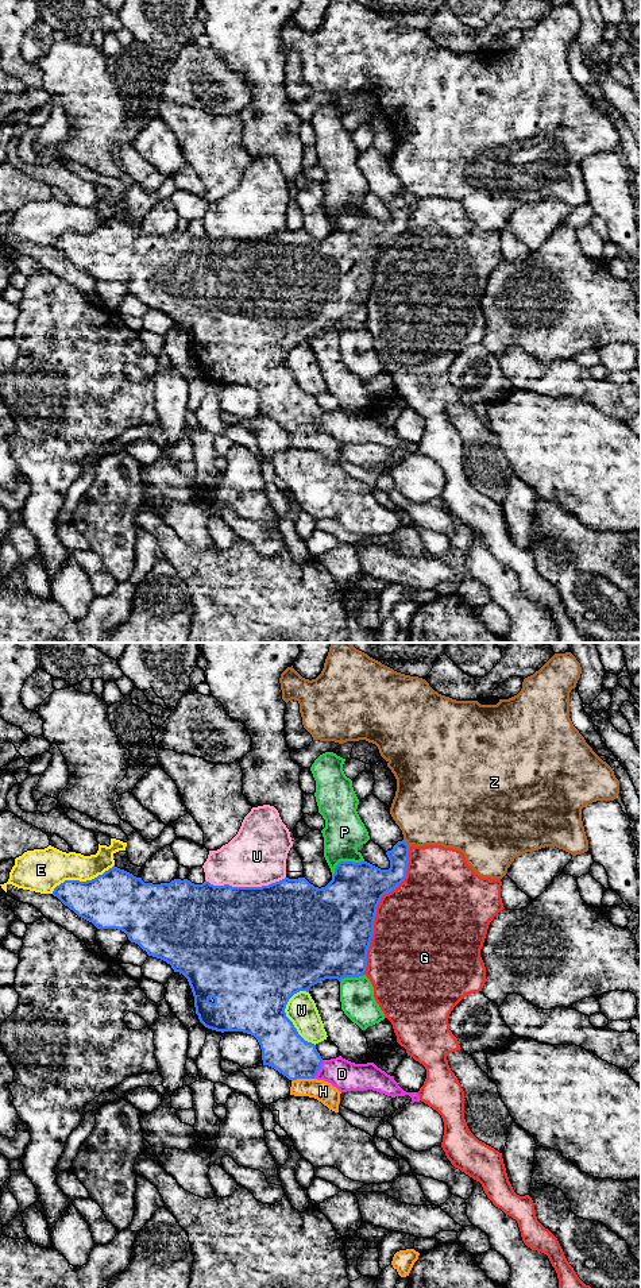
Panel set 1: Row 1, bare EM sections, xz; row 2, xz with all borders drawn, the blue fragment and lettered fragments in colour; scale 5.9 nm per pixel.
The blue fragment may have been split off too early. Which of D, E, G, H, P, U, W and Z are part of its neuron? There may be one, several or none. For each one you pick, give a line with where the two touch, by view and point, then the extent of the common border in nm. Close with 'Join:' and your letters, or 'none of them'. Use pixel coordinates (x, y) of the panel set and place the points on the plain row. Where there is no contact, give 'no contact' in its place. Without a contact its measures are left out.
H: contact xz (302, 430); length 140 nm
Join: H

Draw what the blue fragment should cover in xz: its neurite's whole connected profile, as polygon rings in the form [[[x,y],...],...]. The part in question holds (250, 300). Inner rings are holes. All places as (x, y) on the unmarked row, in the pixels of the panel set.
[[[398,193],[386,207],[389,221],[381,221],[367,213],[340,213],[332,232],[325,239],[314,239],[305,230],[289,231],[262,239],[213,238],[209,234],[194,236],[188,231],[170,235],[144,235],[142,230],[112,219],[103,227],[86,234],[65,232],[53,247],[78,269],[97,281],[117,281],[127,286],[148,308],[161,311],[182,325],[194,348],[200,374],[216,383],[243,383],[254,387],[262,401],[263,417],[269,417],[291,433],[290,447],[314,450],[329,462],[339,464],[340,443],[331,435],[317,432],[323,410],[316,397],[305,393],[286,369],[289,351],[306,343],[321,332],[363,328],[367,319],[367,302],[374,285],[377,259],[385,246],[395,242],[406,230],[409,197]]]

